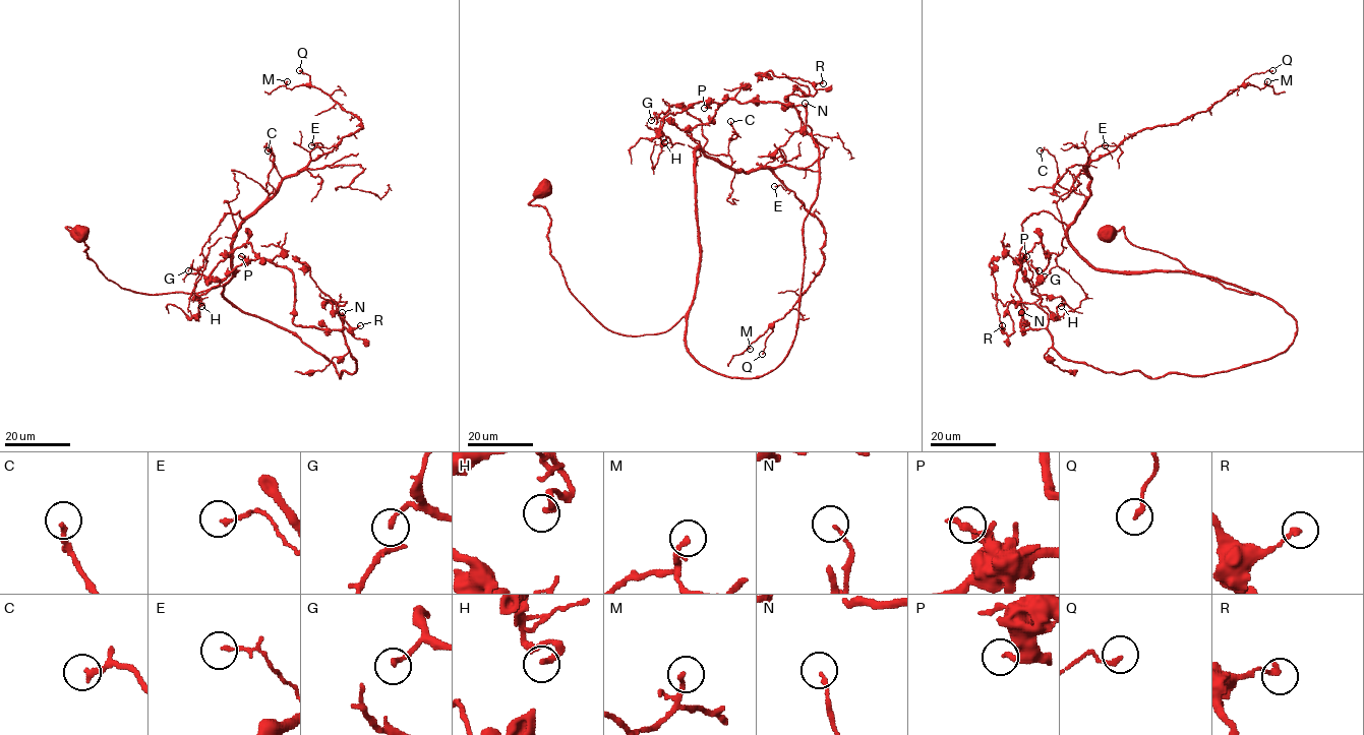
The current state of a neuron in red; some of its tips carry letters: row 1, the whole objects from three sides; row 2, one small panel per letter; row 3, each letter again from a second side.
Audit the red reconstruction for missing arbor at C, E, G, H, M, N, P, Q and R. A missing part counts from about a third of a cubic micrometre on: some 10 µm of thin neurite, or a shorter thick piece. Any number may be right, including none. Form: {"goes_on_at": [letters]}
{"goes_on_at": []}

